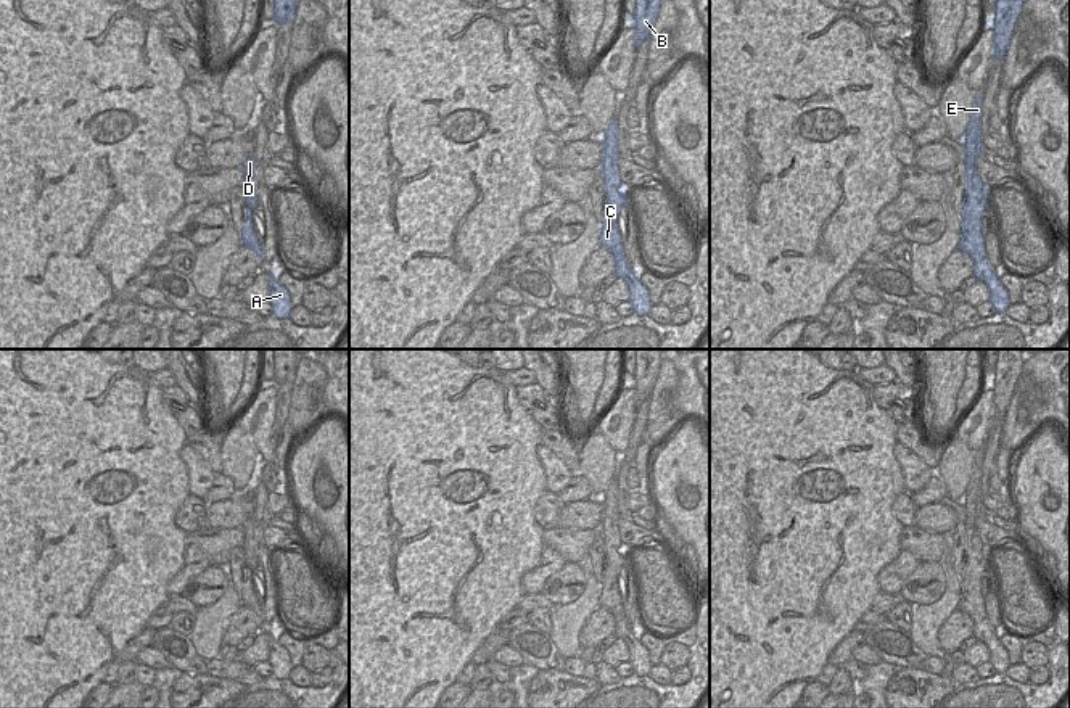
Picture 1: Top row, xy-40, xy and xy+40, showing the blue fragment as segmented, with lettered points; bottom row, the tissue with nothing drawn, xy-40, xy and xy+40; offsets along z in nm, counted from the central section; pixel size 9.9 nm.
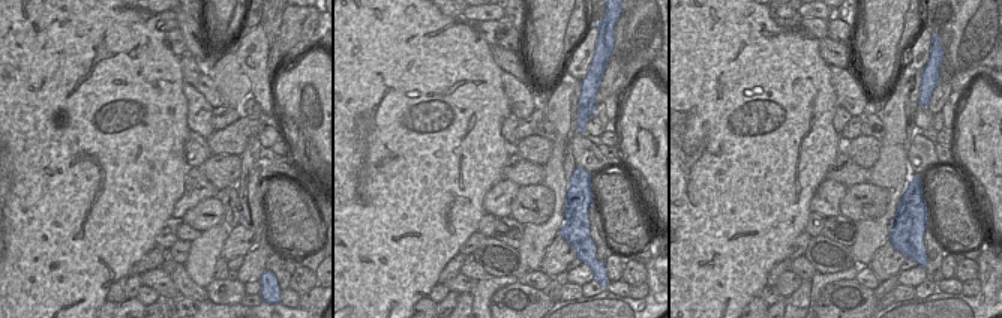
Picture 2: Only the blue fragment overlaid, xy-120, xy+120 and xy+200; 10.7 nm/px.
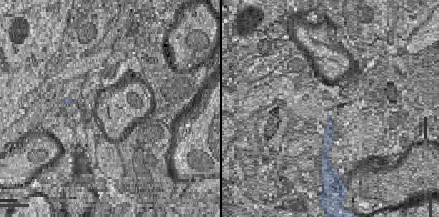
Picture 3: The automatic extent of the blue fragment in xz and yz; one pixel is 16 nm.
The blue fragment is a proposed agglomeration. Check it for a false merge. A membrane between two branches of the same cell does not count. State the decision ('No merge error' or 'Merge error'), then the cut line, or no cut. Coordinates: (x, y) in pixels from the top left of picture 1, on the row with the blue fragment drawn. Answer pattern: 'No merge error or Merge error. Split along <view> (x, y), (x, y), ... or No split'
No merge error. No split.

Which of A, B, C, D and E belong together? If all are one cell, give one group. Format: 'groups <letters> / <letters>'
groups A B C D E

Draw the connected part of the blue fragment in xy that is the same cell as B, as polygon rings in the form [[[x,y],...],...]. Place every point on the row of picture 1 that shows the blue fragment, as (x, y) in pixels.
[[[636,0],[636,10],[632,18],[624,21],[632,24],[636,29],[634,34],[634,48],[640,47],[644,40],[650,40],[661,0]]]

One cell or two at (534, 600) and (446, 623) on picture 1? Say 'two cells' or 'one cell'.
two cells

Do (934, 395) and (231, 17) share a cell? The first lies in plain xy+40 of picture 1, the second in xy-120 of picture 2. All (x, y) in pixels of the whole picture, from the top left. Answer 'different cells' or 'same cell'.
same cell

